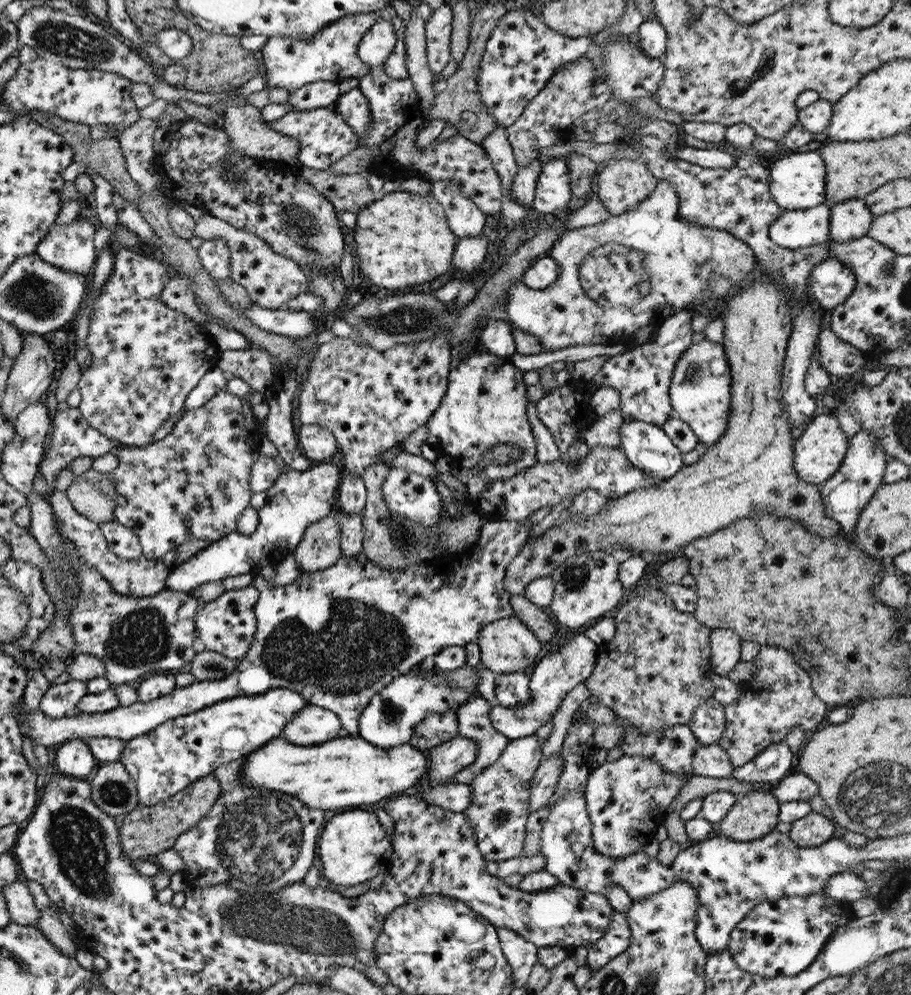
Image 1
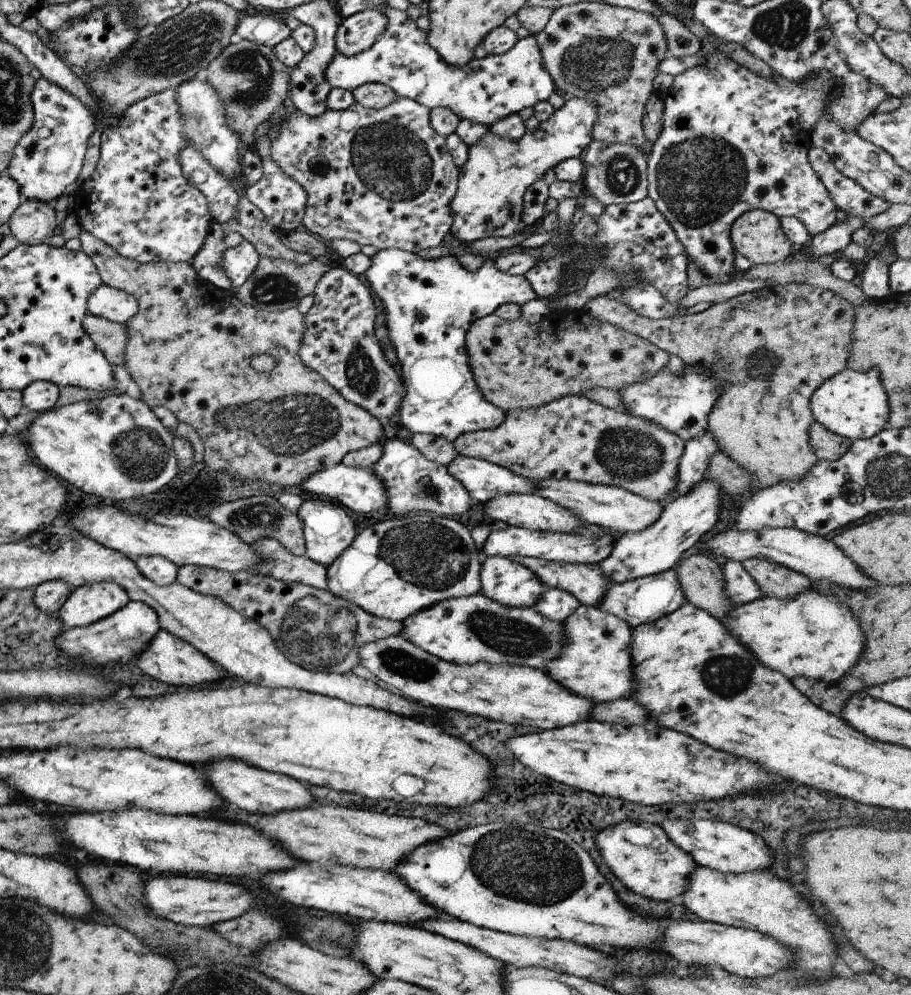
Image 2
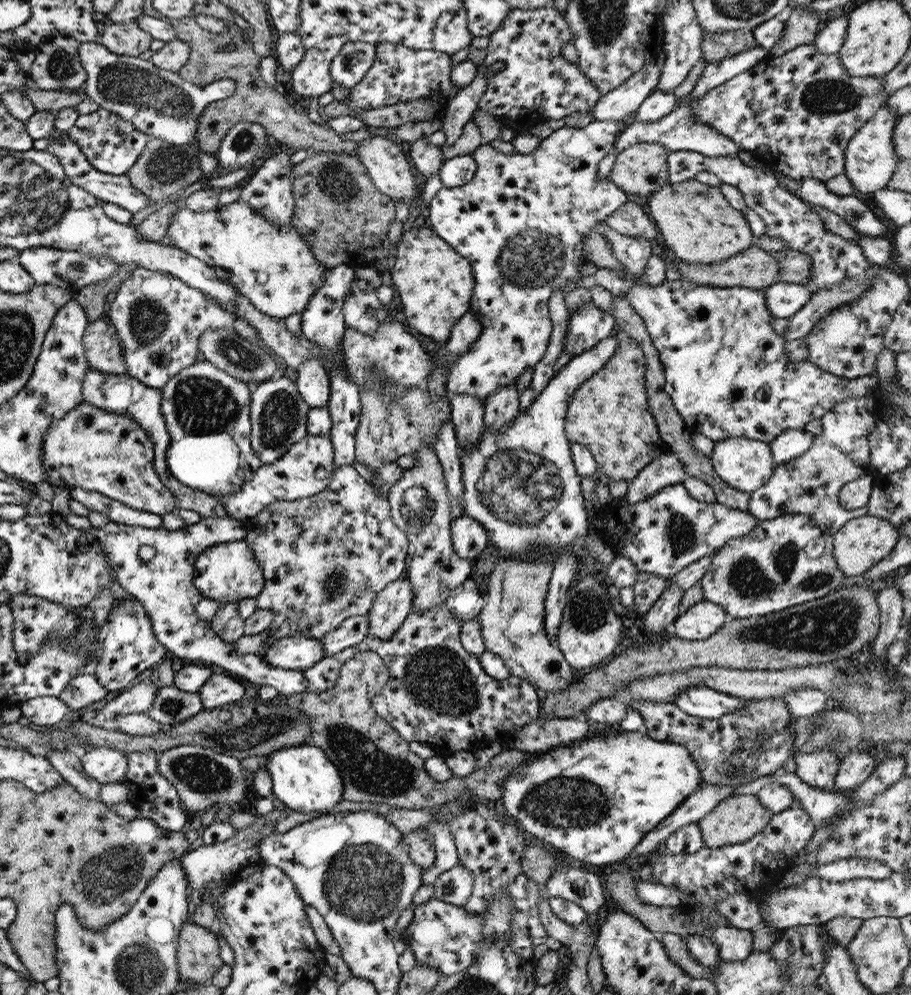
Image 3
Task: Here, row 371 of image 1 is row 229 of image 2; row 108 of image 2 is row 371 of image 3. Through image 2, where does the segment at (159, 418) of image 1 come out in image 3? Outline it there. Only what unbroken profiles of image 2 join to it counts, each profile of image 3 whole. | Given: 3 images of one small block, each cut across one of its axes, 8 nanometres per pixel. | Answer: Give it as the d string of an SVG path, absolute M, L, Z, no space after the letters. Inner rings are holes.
M137 267L131 276L124 278L115 290L115 297L106 312L113 325L116 337L122 346L125 372L141 384L160 389L174 374L191 366L197 359L198 338L208 328L231 329L234 317L222 310L197 288L185 285L181 279L164 276L162 273L147 272Z

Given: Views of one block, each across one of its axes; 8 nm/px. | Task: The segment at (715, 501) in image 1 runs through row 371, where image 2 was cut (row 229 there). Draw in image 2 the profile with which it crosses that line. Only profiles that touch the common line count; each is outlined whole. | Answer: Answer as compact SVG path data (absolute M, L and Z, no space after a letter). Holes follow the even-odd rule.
M753 209L738 216L729 231L733 250L752 265L777 264L789 258L791 242L770 212Z

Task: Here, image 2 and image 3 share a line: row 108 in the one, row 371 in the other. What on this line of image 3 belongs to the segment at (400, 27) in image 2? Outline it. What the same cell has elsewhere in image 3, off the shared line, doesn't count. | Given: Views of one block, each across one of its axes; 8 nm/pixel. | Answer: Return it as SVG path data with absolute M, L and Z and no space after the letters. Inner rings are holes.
M593 120L587 125L579 128L574 127L561 127L554 130L547 138L543 138L539 142L539 146L529 152L529 154L518 154L512 152L511 154L497 153L488 144L480 145L473 153L471 158L475 161L477 170L473 175L473 178L467 183L455 188L441 187L433 196L429 202L427 211L427 218L430 222L430 227L435 231L435 234L444 240L457 254L460 254L463 258L469 261L474 286L473 294L469 298L469 308L472 310L478 318L481 330L477 340L470 344L470 347L459 356L456 356L452 362L446 362L444 358L438 358L438 353L435 351L427 352L428 354L428 376L435 367L441 367L447 369L446 374L446 391L451 393L467 393L469 396L474 396L477 400L480 400L483 404L484 400L501 385L508 385L515 381L517 376L525 368L534 366L534 364L543 356L543 352L546 351L552 324L548 315L547 303L551 296L551 291L555 289L561 289L563 294L569 293L569 291L579 287L579 281L582 279L582 274L578 269L578 260L584 256L582 253L582 236L590 230L601 230L602 223L605 217L608 217L614 210L617 210L621 203L627 201L625 192L620 188L617 188L613 182L607 181L607 179L597 178L597 165L598 162L605 157L605 154L609 153L611 147L617 136L619 135L619 126L617 122L612 120ZM441 359L442 364L436 366L436 360Z

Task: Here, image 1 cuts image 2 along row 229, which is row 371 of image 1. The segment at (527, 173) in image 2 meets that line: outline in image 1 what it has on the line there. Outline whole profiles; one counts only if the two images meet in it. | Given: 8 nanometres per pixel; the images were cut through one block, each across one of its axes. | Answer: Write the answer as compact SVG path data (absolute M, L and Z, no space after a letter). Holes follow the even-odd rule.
M480 351L471 352L452 365L447 376L447 388L439 406L427 419L427 439L438 455L449 456L451 467L465 468L485 476L487 481L511 478L521 470L537 464L535 442L525 410L527 399L521 376L524 372L510 366L510 356L500 357ZM495 443L513 443L523 451L519 460L509 464L487 464L479 467L481 455Z

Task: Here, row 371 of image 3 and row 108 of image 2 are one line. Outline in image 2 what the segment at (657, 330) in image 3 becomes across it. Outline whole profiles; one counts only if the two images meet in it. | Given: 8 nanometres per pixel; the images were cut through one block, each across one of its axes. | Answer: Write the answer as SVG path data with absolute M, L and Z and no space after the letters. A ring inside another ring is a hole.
M699 40L699 50L696 53L701 60L699 64L693 64L693 68L685 70L673 76L673 81L668 91L665 92L663 97L663 112L662 112L662 127L659 131L657 140L652 144L651 152L649 152L649 158L645 161L646 164L646 194L647 197L653 200L655 208L663 215L663 218L669 223L669 226L675 233L675 238L681 244L687 260L691 260L703 274L705 279L710 284L724 284L725 282L731 282L734 280L731 278L736 273L734 268L733 247L730 241L729 231L733 221L741 216L744 212L753 209L764 210L773 214L778 219L785 216L793 216L797 220L801 221L801 224L805 226L807 234L810 237L821 234L823 230L827 230L835 222L835 205L829 196L825 186L821 184L821 181L815 176L812 168L809 166L807 160L807 151L810 144L810 132L813 130L813 125L819 116L825 115L825 102L827 100L833 100L835 84L833 80L827 76L825 72L815 72L811 76L807 76L805 80L799 80L793 82L793 80L784 79L783 76L778 76L773 72L772 77L765 78L757 76L747 68L737 64L721 51L719 51L709 40Z

